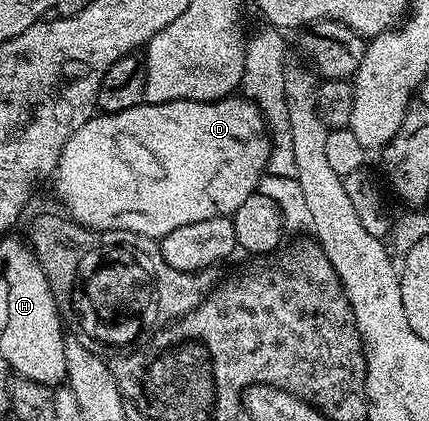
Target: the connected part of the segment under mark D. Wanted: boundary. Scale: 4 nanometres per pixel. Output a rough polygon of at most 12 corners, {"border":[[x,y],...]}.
{"border":[[243,96],[100,112],[67,217],[159,240],[235,214],[271,150]]}

